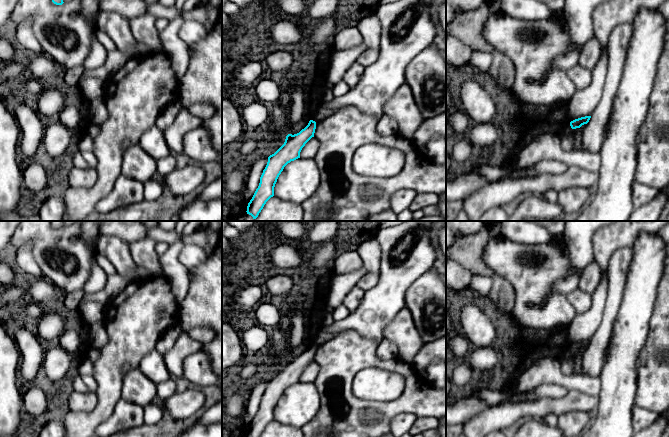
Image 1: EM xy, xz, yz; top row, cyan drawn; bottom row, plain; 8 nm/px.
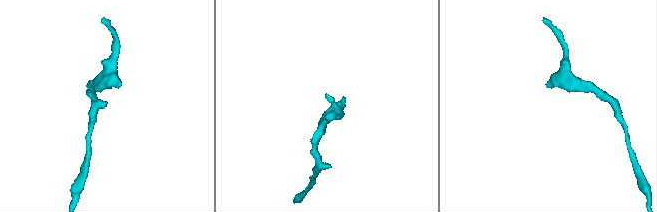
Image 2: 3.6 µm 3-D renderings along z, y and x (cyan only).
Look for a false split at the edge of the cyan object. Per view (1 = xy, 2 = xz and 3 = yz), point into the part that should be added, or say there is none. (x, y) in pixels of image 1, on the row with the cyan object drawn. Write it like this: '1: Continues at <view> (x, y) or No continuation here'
1: No continuation here
2: No continuation here
3: No continuation here

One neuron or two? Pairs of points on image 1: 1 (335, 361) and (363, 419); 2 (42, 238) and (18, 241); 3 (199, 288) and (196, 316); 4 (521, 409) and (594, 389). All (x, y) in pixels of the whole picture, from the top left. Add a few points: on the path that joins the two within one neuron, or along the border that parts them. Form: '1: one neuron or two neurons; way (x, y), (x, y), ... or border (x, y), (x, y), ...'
1: one neuron; way (336, 375), (336, 392), (349, 405)
2: one neuron; way (36, 238), (24, 238)
3: one neuron; way (199, 295), (198, 309)
4: two neurons; border (568, 390), (580, 390), (598, 396)

